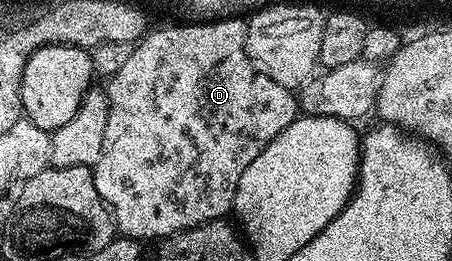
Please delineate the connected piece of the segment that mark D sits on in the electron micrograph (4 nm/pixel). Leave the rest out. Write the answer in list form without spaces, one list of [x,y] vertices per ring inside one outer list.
[[[239,18],[215,20],[211,23],[175,22],[172,28],[148,31],[147,35],[132,47],[125,66],[121,66],[121,70],[117,70],[117,74],[113,74],[106,81],[105,91],[109,112],[101,138],[101,158],[97,158],[93,165],[97,194],[101,194],[104,204],[110,208],[111,219],[114,220],[116,229],[124,237],[140,242],[155,242],[162,237],[204,224],[206,220],[224,219],[228,215],[226,212],[230,213],[233,209],[234,194],[245,168],[297,117],[296,93],[281,86],[281,82],[273,82],[273,78],[266,76],[257,67],[251,55],[247,53],[246,23]]]

